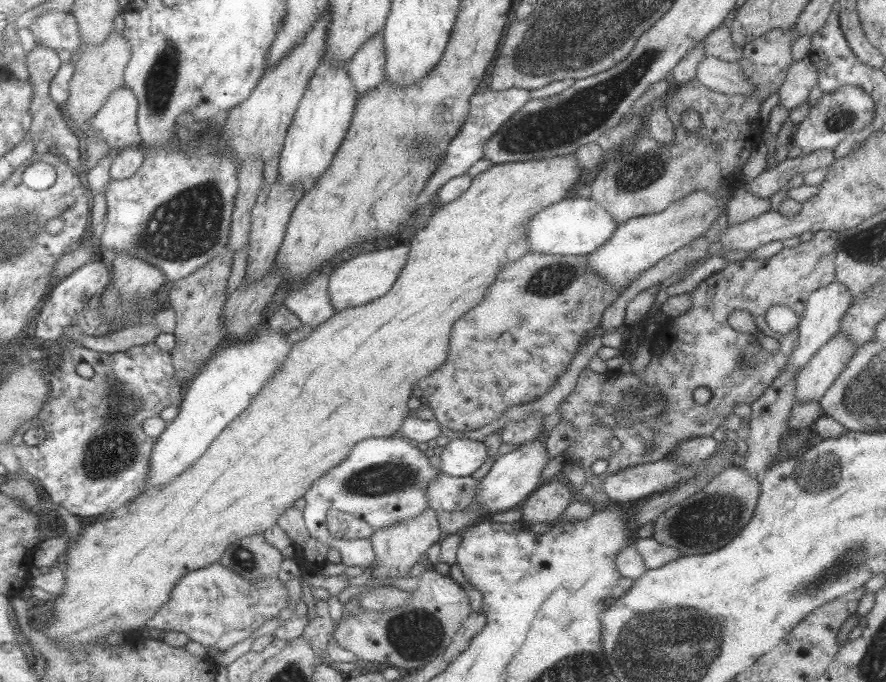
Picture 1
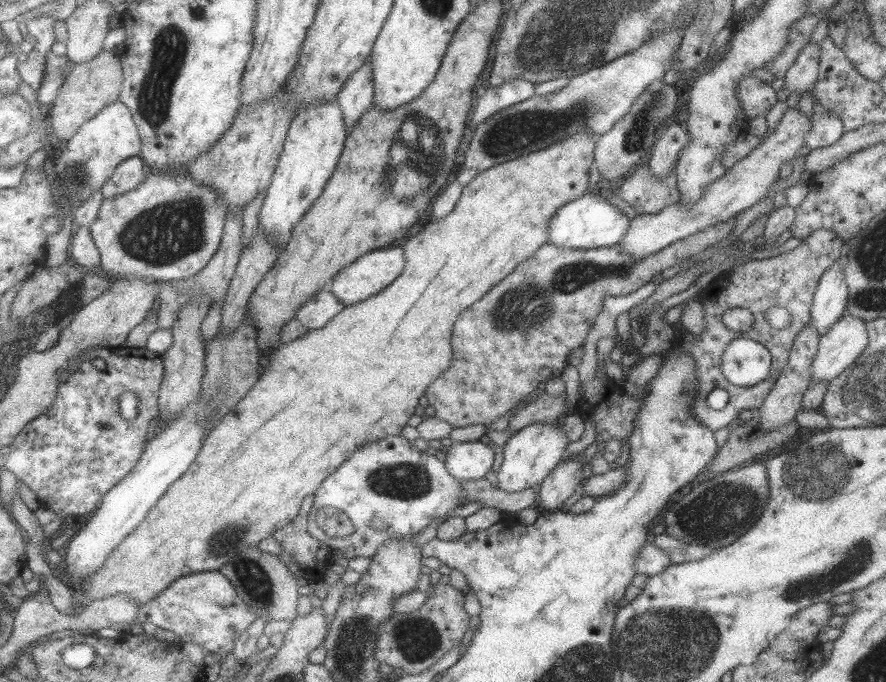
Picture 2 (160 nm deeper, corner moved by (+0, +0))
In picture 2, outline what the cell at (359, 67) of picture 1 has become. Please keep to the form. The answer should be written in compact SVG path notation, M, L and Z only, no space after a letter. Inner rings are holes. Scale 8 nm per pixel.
M371 60L361 69L350 76L343 90L339 93L338 101L343 111L346 131L350 135L354 127L374 106L375 85Z

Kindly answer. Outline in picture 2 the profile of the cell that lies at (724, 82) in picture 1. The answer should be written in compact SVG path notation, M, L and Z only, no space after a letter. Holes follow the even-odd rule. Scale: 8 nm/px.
M752 74L744 76L738 86L736 93L745 116L750 120L755 116L764 116L775 104L775 90L771 85L757 79Z

